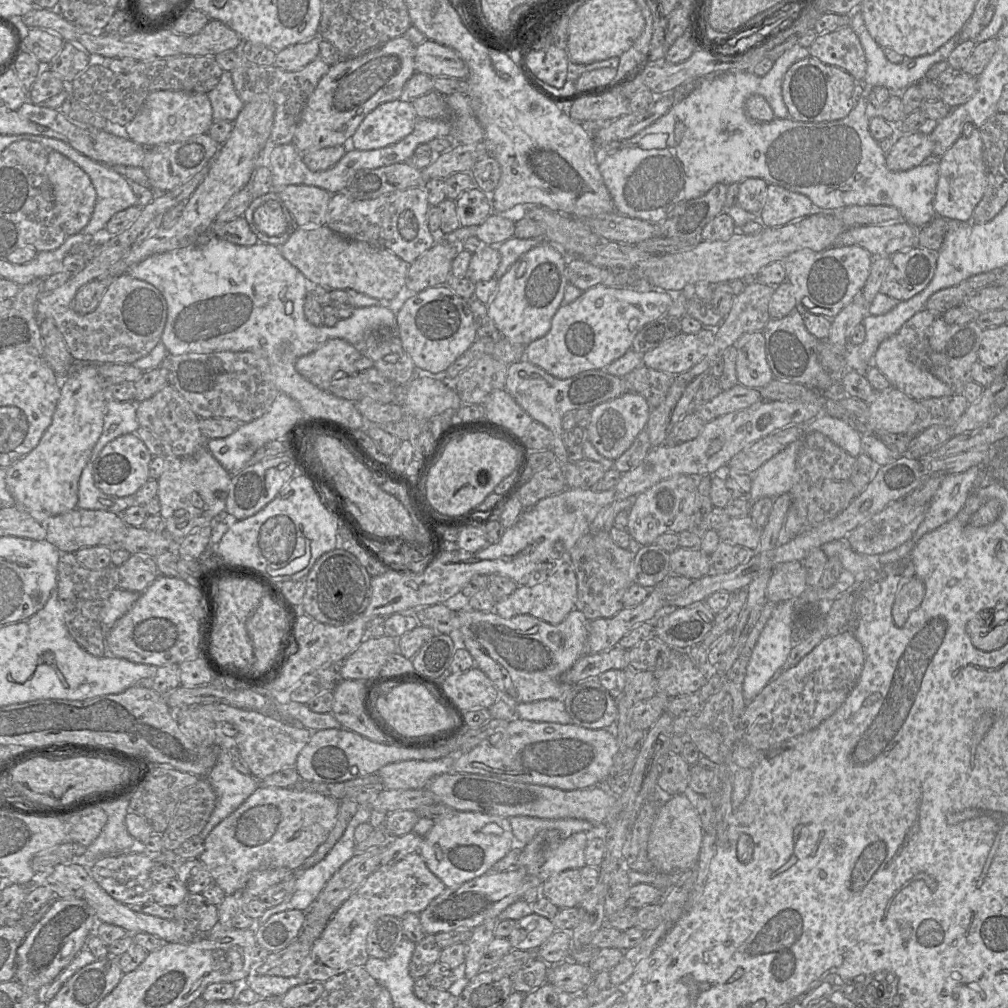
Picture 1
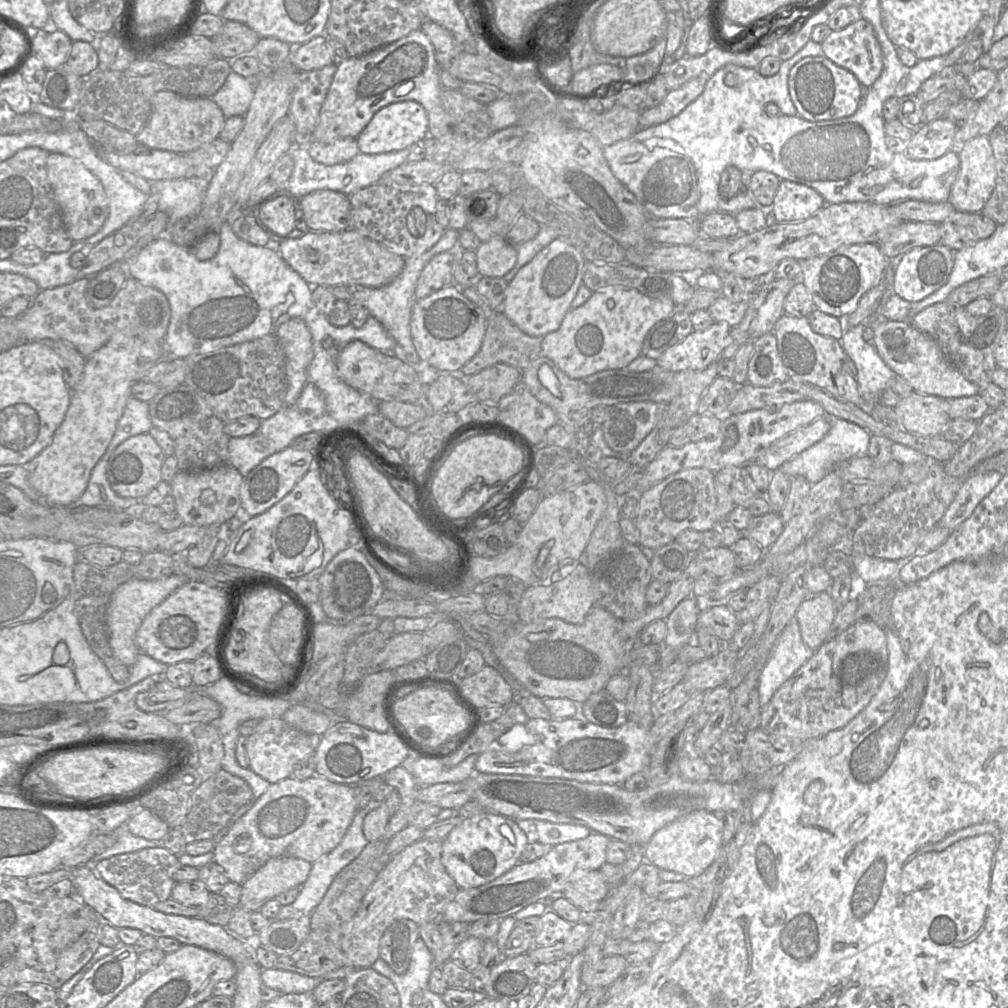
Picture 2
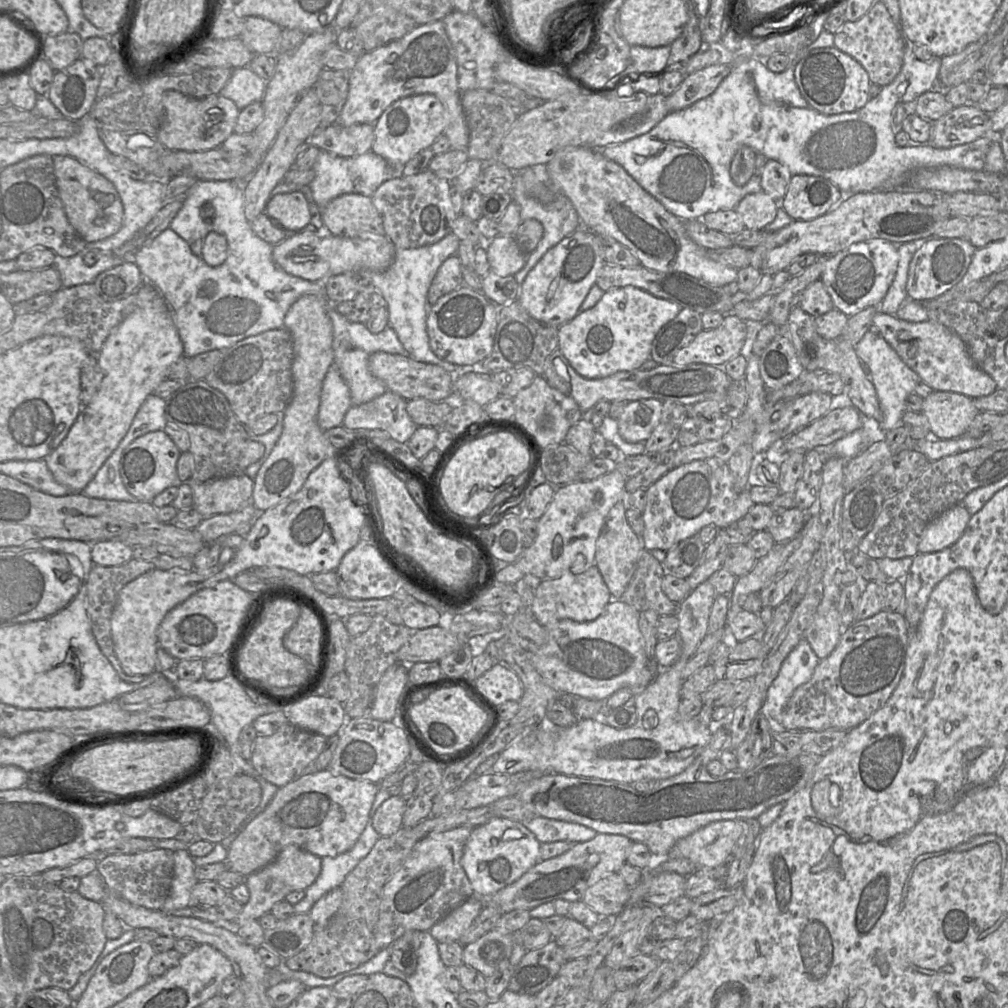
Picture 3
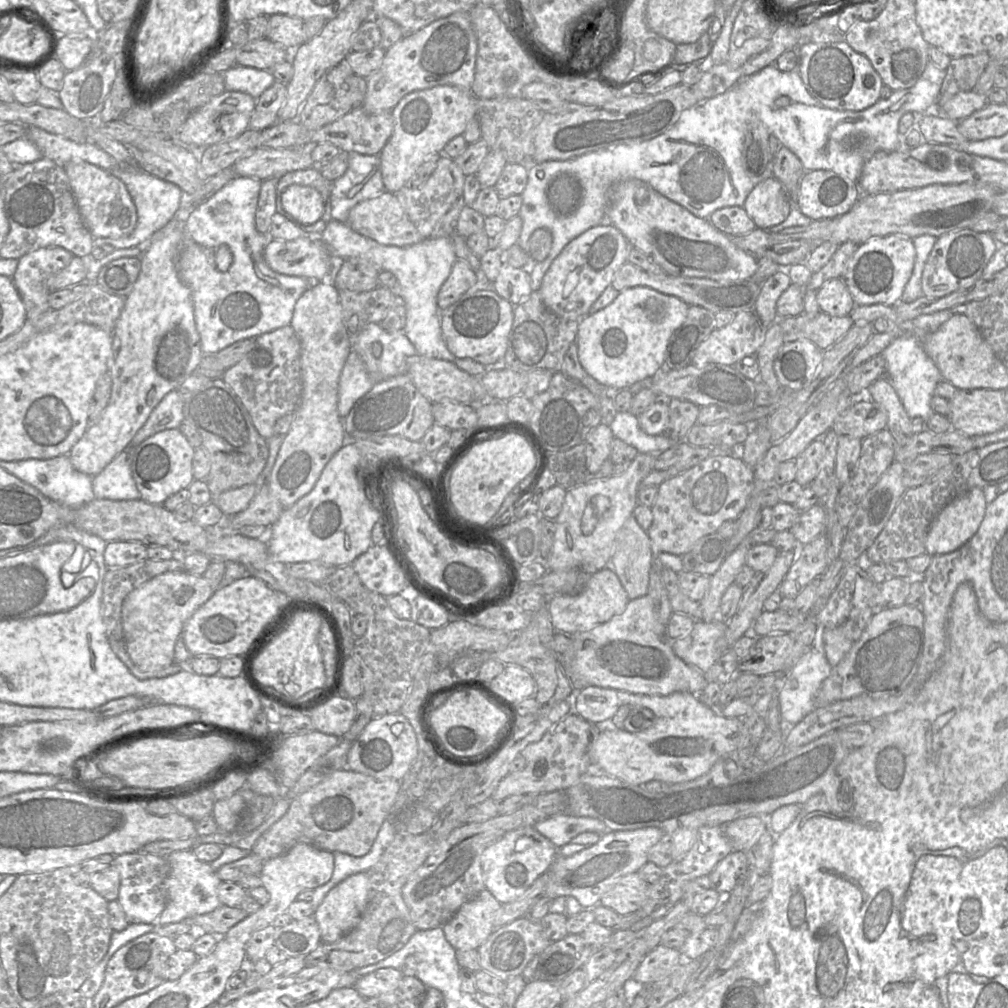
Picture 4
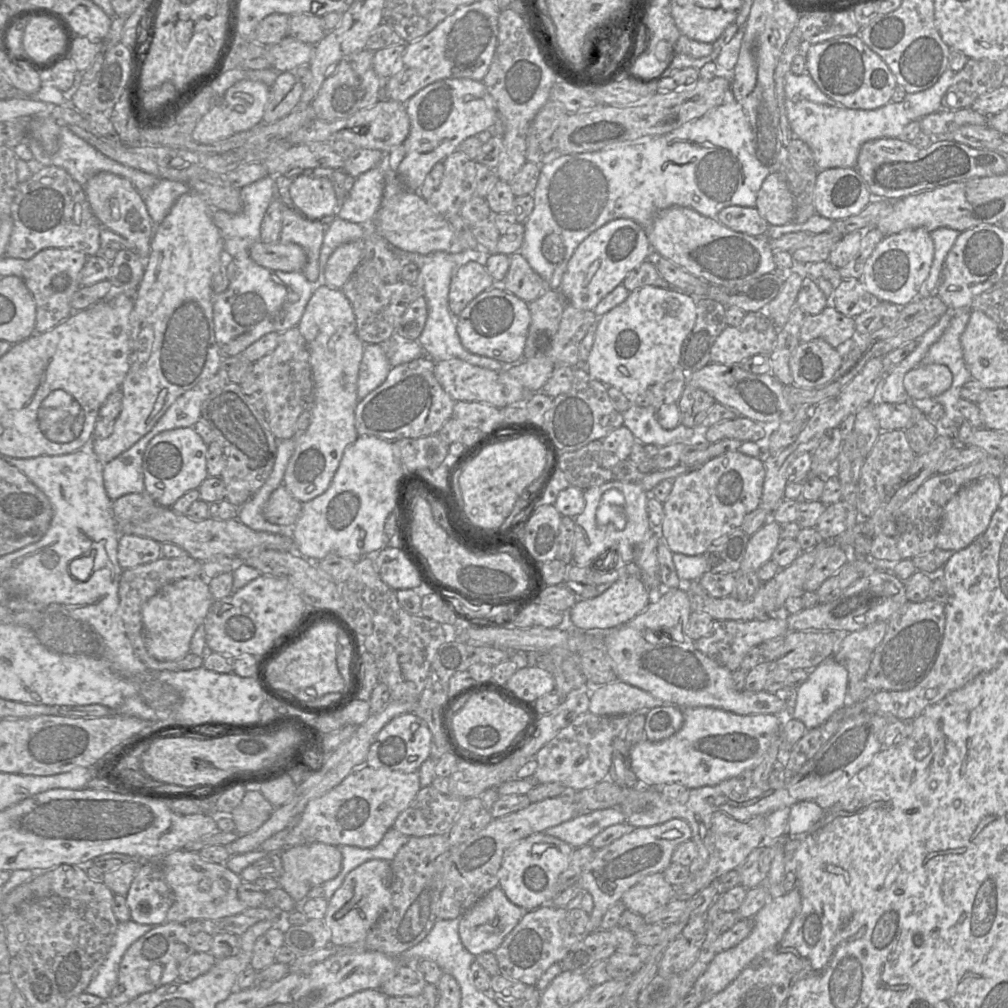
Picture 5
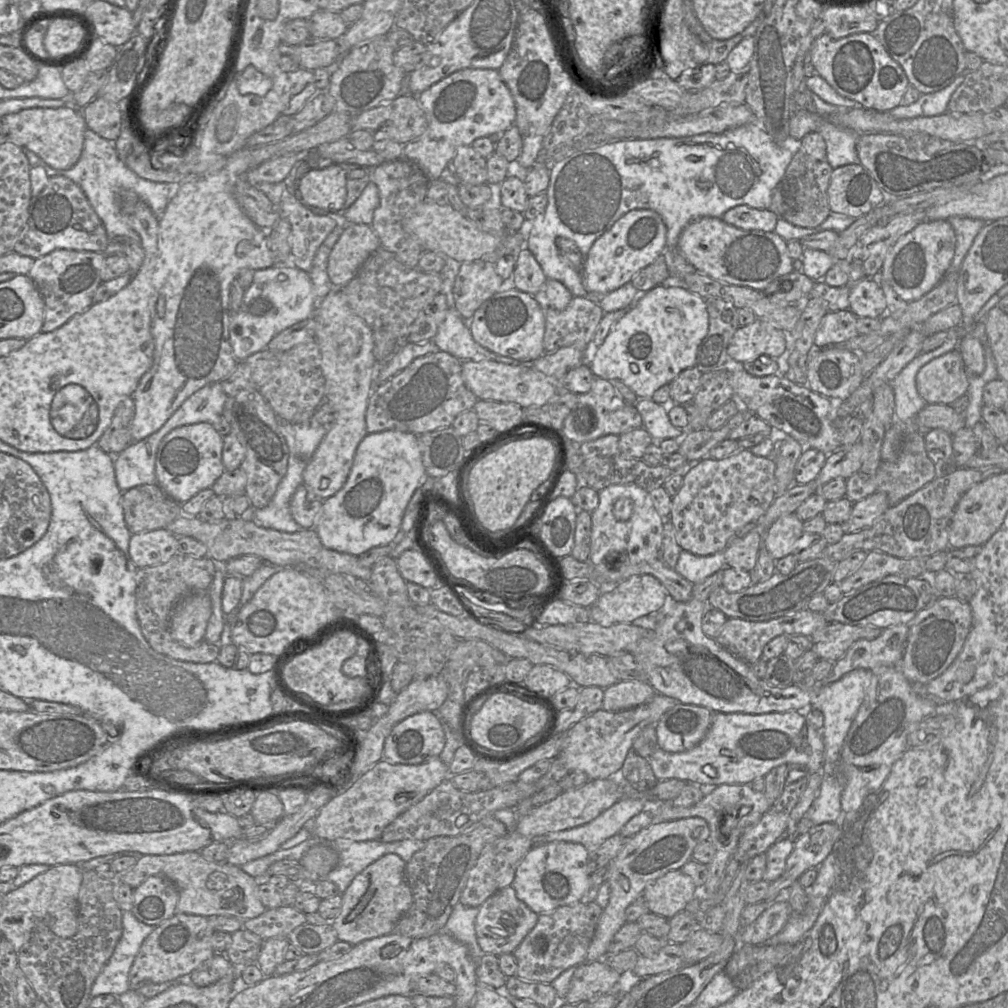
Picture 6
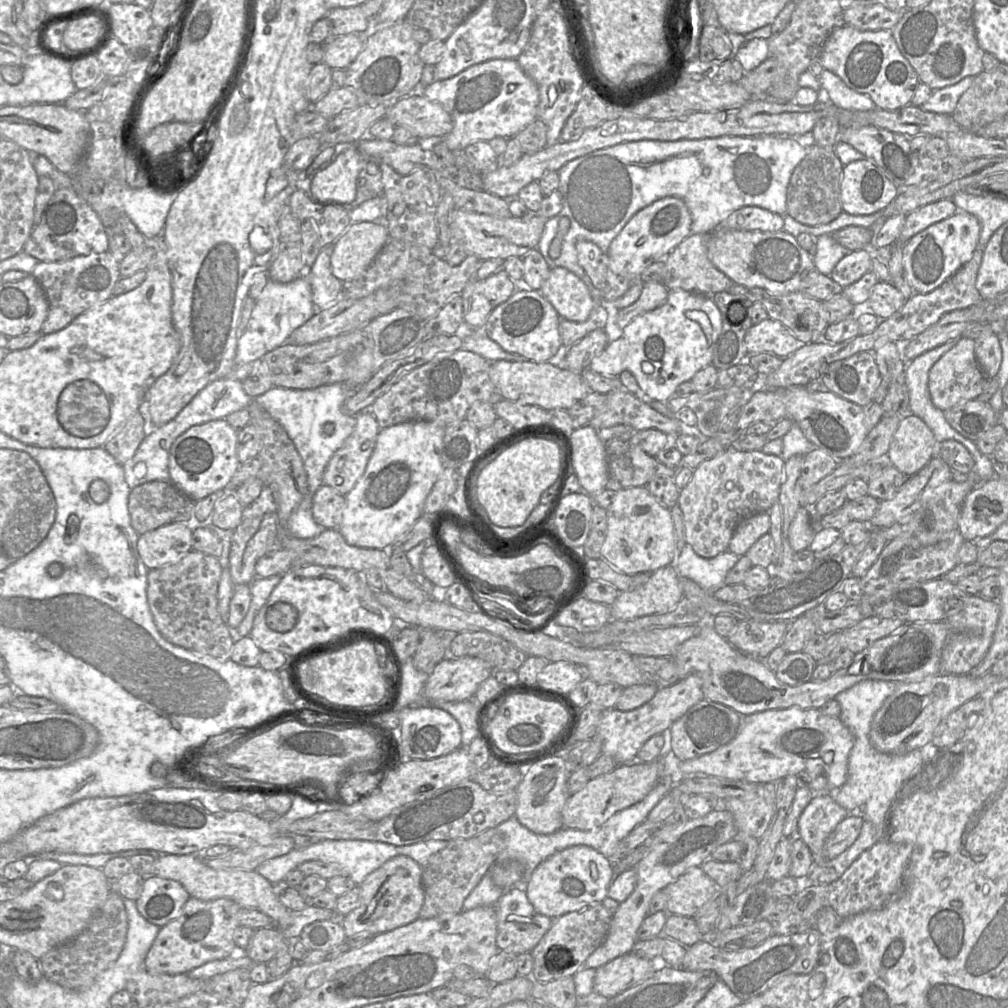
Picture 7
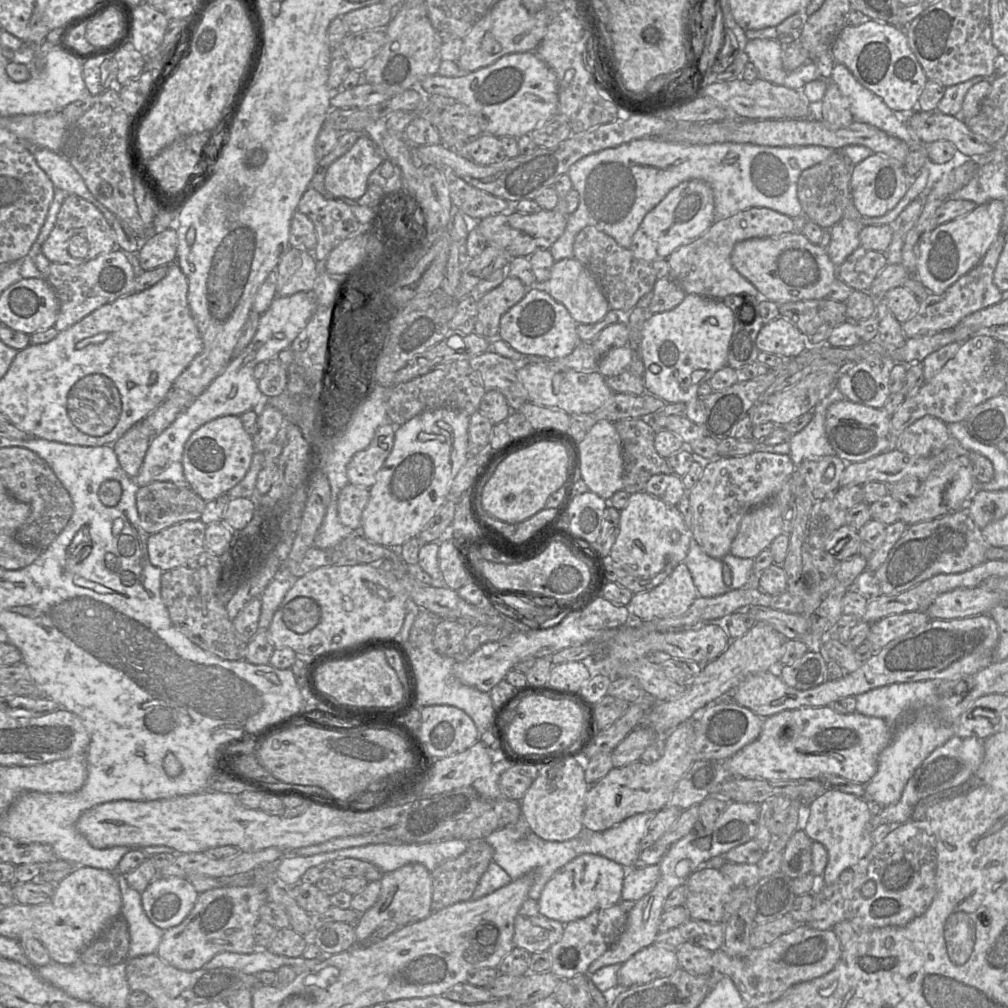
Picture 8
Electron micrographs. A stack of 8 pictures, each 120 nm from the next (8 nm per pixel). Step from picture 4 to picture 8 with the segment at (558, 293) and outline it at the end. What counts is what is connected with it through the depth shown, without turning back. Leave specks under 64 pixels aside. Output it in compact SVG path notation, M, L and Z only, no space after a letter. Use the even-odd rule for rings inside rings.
M701 180L684 181L647 213L634 233L629 249L636 258L648 263L667 259L679 247L691 243L705 233L714 222L714 195L710 185Z

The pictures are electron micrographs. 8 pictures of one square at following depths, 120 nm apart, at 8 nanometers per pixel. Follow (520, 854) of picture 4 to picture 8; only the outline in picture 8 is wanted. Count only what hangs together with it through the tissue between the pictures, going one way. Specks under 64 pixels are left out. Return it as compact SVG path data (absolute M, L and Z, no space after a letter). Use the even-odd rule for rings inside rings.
M580 854L556 871L545 884L537 901L539 912L562 924L582 918L591 912L618 904L623 880L628 870L597 854Z

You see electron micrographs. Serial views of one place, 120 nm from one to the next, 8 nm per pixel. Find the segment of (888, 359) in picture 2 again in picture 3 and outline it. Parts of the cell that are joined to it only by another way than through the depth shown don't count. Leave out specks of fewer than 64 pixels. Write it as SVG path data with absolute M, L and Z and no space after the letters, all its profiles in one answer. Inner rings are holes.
M881 311L875 313L873 323L902 361L933 391L955 392L974 399L999 389L995 381L974 363L961 338L949 328L931 321L907 322Z

